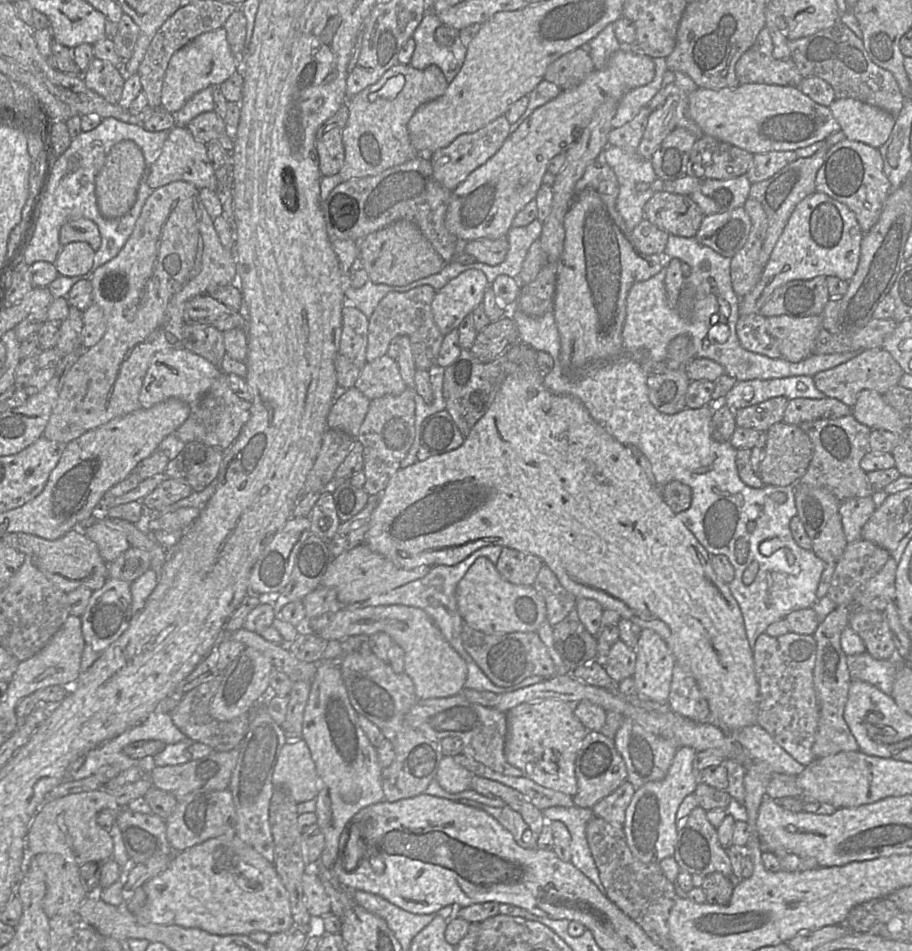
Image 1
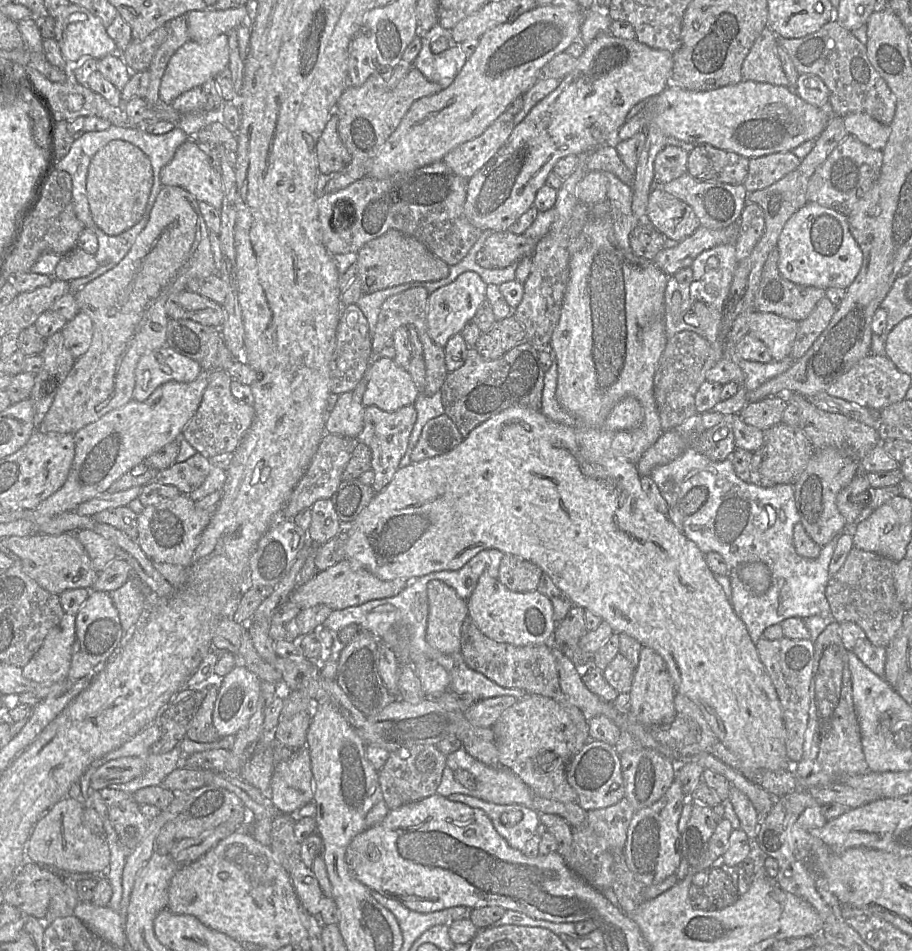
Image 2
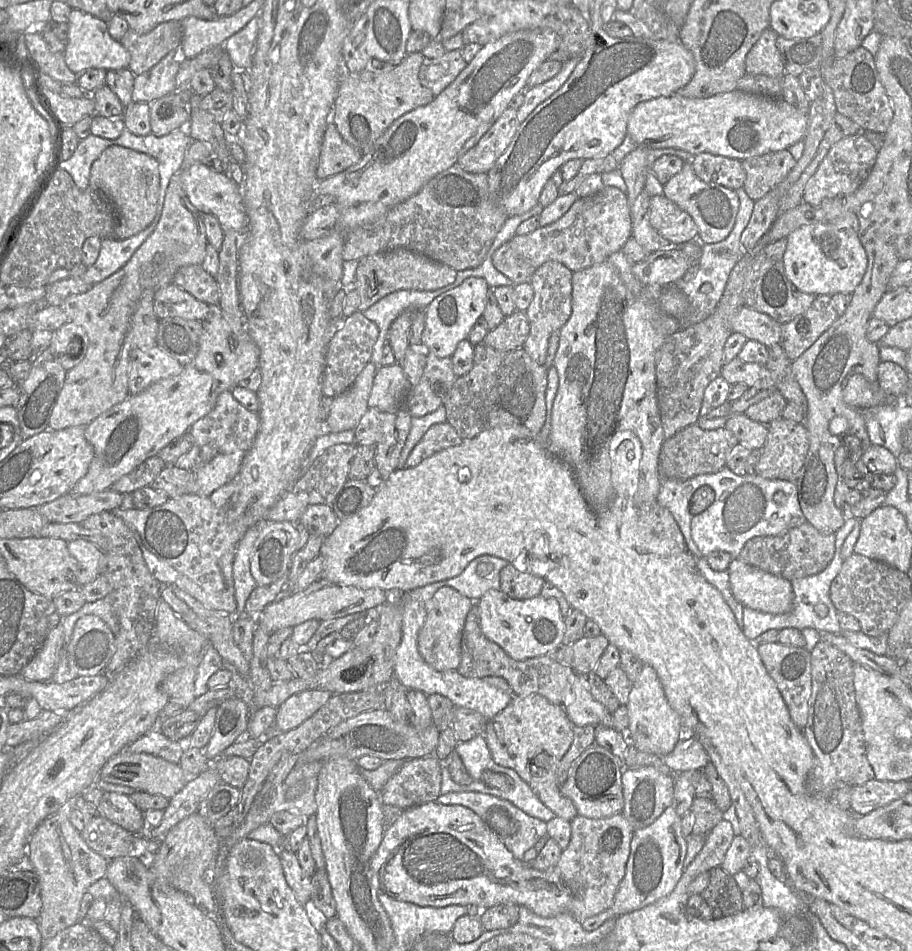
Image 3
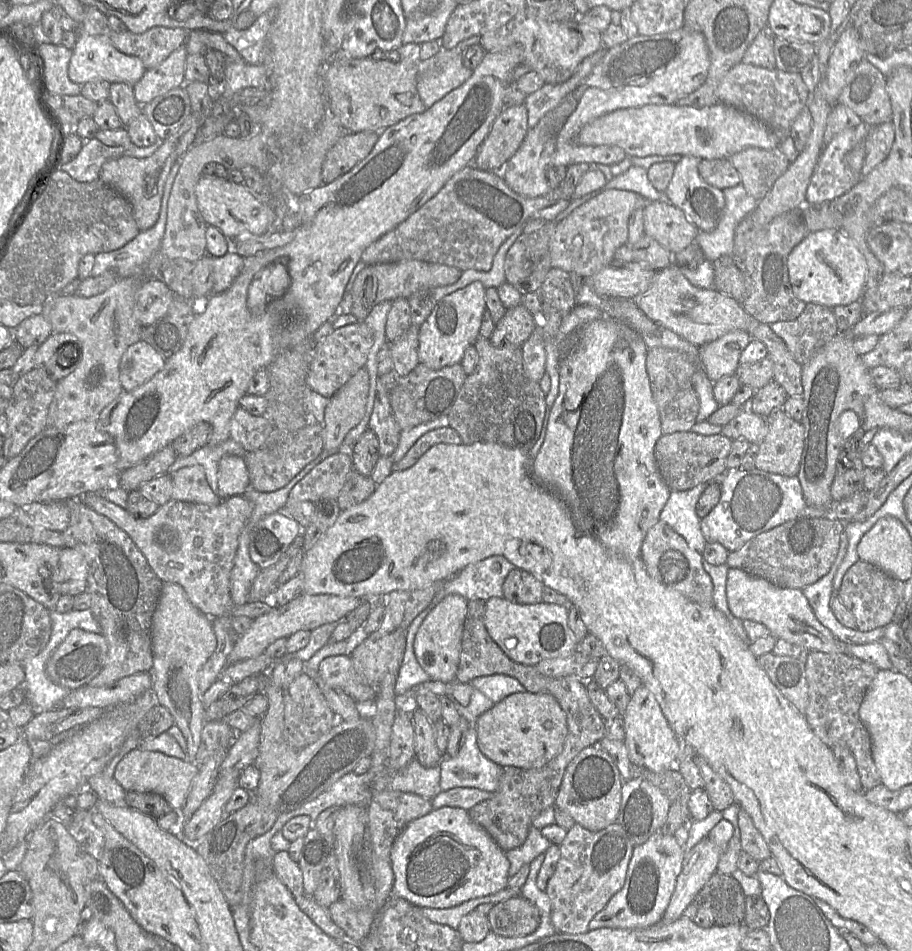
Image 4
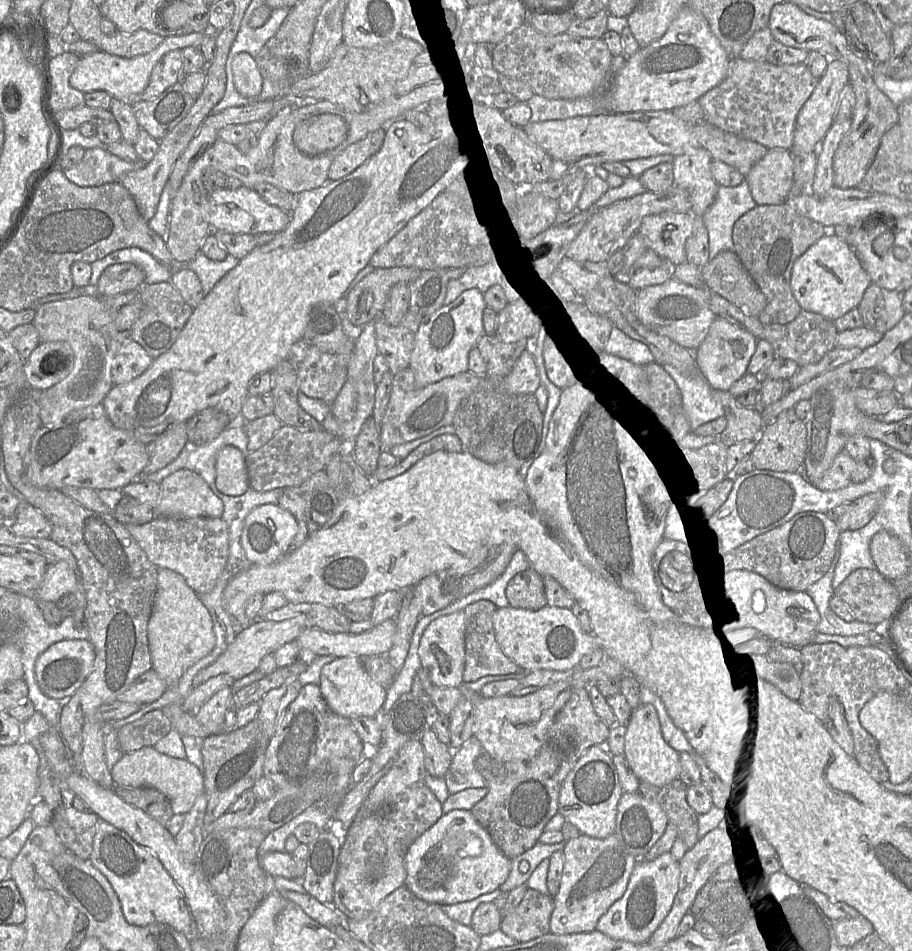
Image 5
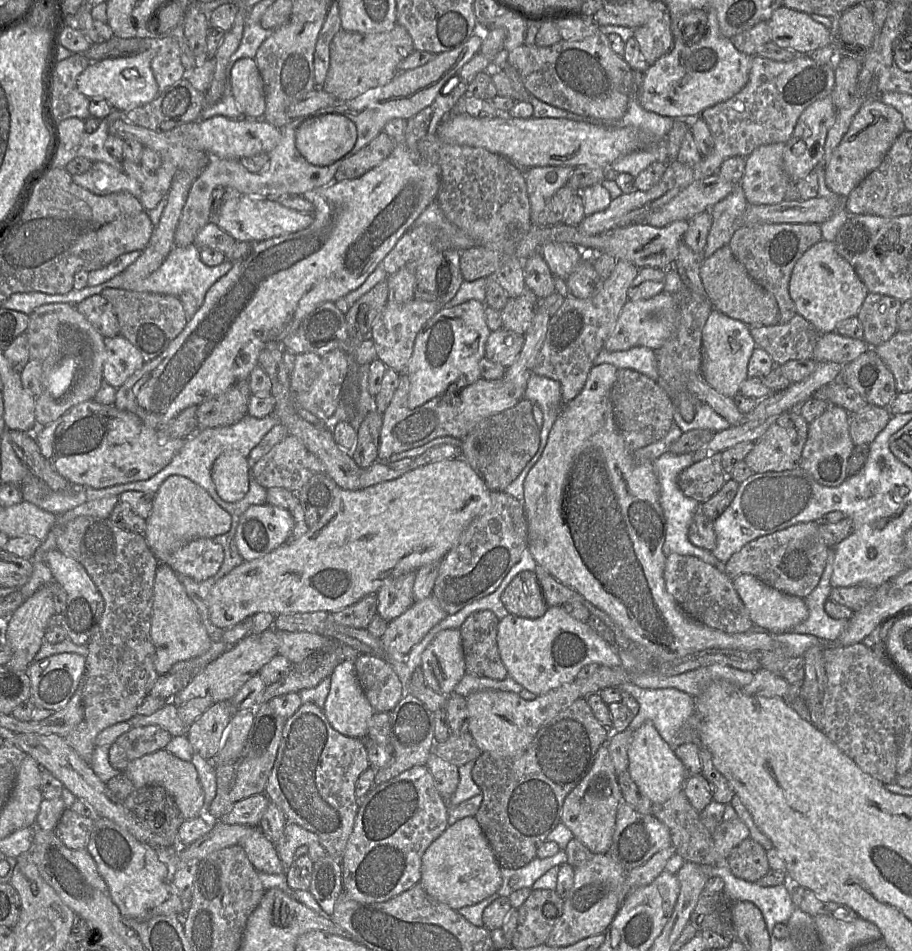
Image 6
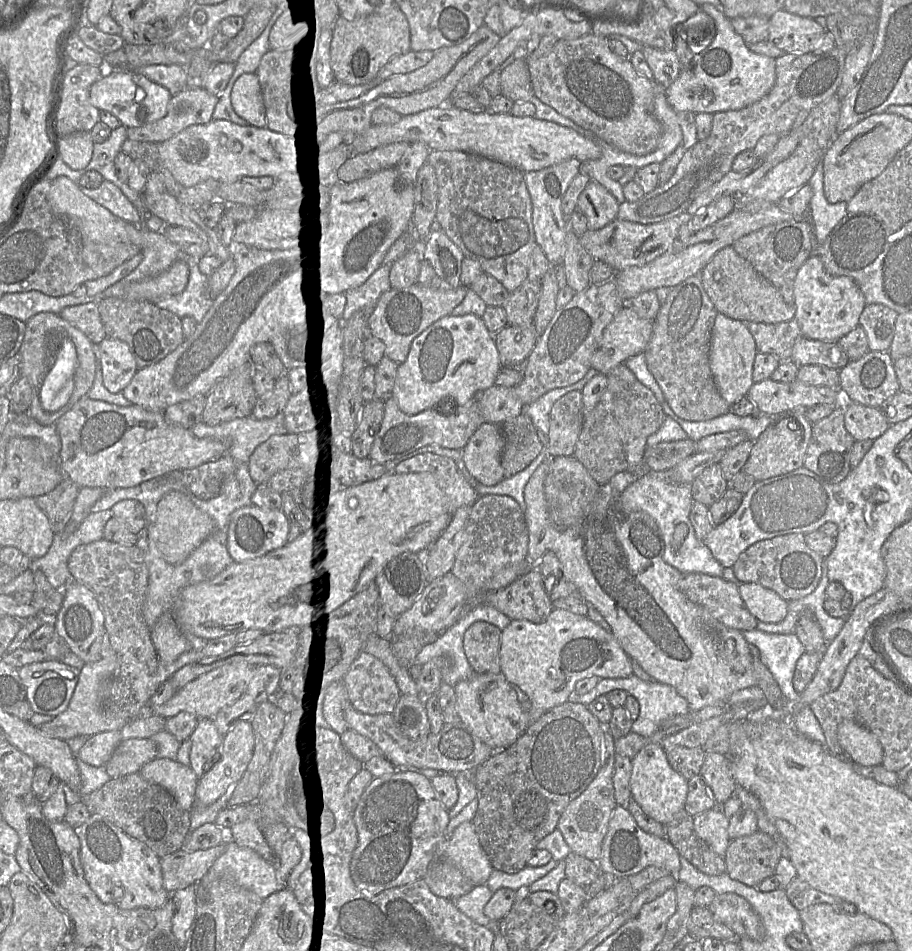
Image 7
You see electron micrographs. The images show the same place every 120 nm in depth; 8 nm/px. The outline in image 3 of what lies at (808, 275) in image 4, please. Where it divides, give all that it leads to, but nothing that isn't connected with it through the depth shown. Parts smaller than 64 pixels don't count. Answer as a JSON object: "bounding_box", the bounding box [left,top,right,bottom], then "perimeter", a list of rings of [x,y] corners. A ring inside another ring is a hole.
{"bounding_box":[783,223,867,297],"perimeter":[[[814,223],[796,229],[786,240],[783,255],[785,275],[801,292],[830,297],[838,293],[851,295],[865,274],[867,256],[855,232],[836,228],[829,223]]]}

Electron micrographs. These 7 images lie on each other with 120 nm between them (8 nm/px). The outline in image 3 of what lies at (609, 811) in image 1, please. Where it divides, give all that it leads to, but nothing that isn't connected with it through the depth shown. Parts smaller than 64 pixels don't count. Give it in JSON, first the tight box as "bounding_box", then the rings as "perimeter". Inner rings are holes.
{"bounding_box":[555,813,634,923],"perimeter":[[[622,813],[600,819],[577,815],[570,825],[569,844],[562,850],[555,869],[570,894],[567,912],[582,923],[612,905],[625,875],[634,829]]]}

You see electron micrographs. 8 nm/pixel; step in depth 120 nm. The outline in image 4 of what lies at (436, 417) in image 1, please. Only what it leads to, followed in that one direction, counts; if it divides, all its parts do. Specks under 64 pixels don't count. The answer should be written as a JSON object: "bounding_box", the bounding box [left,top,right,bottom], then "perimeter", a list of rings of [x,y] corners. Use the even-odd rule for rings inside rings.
{"bounding_box":[392,426,463,472],"perimeter":[[[450,426],[428,431],[415,442],[399,462],[393,463],[392,472],[410,468],[426,451],[439,443],[463,444],[459,433]]]}

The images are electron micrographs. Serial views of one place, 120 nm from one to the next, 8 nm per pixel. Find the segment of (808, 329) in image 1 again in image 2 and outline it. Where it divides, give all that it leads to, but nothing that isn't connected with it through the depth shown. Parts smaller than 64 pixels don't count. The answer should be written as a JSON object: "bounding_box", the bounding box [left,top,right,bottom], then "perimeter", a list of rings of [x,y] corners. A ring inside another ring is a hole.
{"bounding_box":[749,311,797,361],"perimeter":[[[753,311],[749,319],[749,333],[766,345],[773,361],[790,358],[797,330],[797,321],[773,313]]]}

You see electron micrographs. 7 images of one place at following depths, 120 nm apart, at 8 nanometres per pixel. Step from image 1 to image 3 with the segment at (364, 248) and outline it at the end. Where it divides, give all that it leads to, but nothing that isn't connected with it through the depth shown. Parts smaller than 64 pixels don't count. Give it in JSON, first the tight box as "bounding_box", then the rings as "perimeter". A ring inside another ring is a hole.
{"bounding_box":[354,248,457,312],"perimeter":[[[396,248],[369,255],[358,260],[354,285],[360,298],[358,311],[362,312],[384,296],[398,290],[434,290],[455,281],[457,271],[417,252]]]}

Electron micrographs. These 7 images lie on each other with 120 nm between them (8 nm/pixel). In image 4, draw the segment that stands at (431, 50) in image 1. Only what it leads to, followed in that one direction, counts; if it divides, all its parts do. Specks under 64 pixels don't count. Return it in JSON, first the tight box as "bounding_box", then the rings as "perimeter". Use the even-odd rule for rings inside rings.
{"bounding_box":[417,49,473,108],"perimeter":[[[442,49],[435,56],[421,61],[417,90],[426,108],[433,106],[452,90],[461,86],[473,70],[464,66],[461,50]]]}

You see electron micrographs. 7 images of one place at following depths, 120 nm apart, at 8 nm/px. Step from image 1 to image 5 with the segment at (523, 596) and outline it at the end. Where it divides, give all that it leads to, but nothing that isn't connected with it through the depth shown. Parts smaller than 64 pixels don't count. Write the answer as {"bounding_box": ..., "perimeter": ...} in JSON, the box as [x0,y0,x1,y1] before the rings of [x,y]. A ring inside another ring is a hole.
{"bounding_box":[493,605,598,672],"perimeter":[[[546,605],[539,610],[499,607],[493,614],[495,639],[503,653],[519,666],[522,672],[540,669],[565,671],[579,669],[582,657],[598,647],[598,639],[582,630],[569,608]]]}

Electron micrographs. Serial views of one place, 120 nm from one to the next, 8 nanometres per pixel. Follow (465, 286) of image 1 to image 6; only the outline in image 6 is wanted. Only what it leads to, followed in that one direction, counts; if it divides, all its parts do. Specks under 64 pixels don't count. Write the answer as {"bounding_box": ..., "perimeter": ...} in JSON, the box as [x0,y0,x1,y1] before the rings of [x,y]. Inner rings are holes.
{"bounding_box":[401,300,491,409],"perimeter":[[[469,300],[452,308],[443,307],[418,332],[407,369],[405,373],[401,373],[407,374],[409,377],[408,407],[410,409],[422,406],[439,395],[448,396],[445,393],[447,388],[448,391],[458,389],[461,392],[466,386],[473,384],[481,378],[479,363],[485,358],[485,346],[491,334],[486,323],[485,311],[486,305],[477,300]],[[457,381],[461,381],[463,385],[457,387]]]}

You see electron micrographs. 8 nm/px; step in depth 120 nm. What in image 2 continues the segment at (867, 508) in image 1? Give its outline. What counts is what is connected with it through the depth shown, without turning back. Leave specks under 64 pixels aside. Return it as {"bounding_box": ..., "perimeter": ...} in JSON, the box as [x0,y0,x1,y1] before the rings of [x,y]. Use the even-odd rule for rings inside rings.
{"bounding_box":[836,472,871,525],"perimeter":[[[859,472],[838,493],[836,504],[846,525],[853,525],[865,507],[869,506],[871,490],[867,473]]]}

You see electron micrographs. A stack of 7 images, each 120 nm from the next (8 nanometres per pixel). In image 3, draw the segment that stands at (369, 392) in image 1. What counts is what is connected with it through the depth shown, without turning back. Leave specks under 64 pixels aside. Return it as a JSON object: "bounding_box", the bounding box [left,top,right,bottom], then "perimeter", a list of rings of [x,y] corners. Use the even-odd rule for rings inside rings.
{"bounding_box":[368,364,411,412],"perimeter":[[[400,364],[382,365],[376,371],[368,407],[376,408],[381,412],[396,412],[404,409],[404,402],[411,387]]]}

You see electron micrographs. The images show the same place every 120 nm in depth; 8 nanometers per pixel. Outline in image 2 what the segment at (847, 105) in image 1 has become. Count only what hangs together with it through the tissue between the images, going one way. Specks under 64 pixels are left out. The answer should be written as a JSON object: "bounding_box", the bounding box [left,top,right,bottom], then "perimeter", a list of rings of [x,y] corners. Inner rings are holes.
{"bounding_box":[843,113,890,150],"perimeter":[[[850,113],[843,117],[849,135],[874,150],[883,150],[890,137],[890,125],[883,124],[865,113]]]}

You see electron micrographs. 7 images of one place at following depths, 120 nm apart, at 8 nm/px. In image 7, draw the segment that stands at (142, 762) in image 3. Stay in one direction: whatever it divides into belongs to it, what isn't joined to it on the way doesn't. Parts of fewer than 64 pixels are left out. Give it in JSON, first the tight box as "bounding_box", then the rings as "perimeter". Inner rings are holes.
{"bounding_box":[139,758,198,812],"perimeter":[[[154,758],[139,771],[150,782],[165,788],[182,809],[190,812],[195,806],[195,792],[198,777],[190,766],[178,760]]]}

